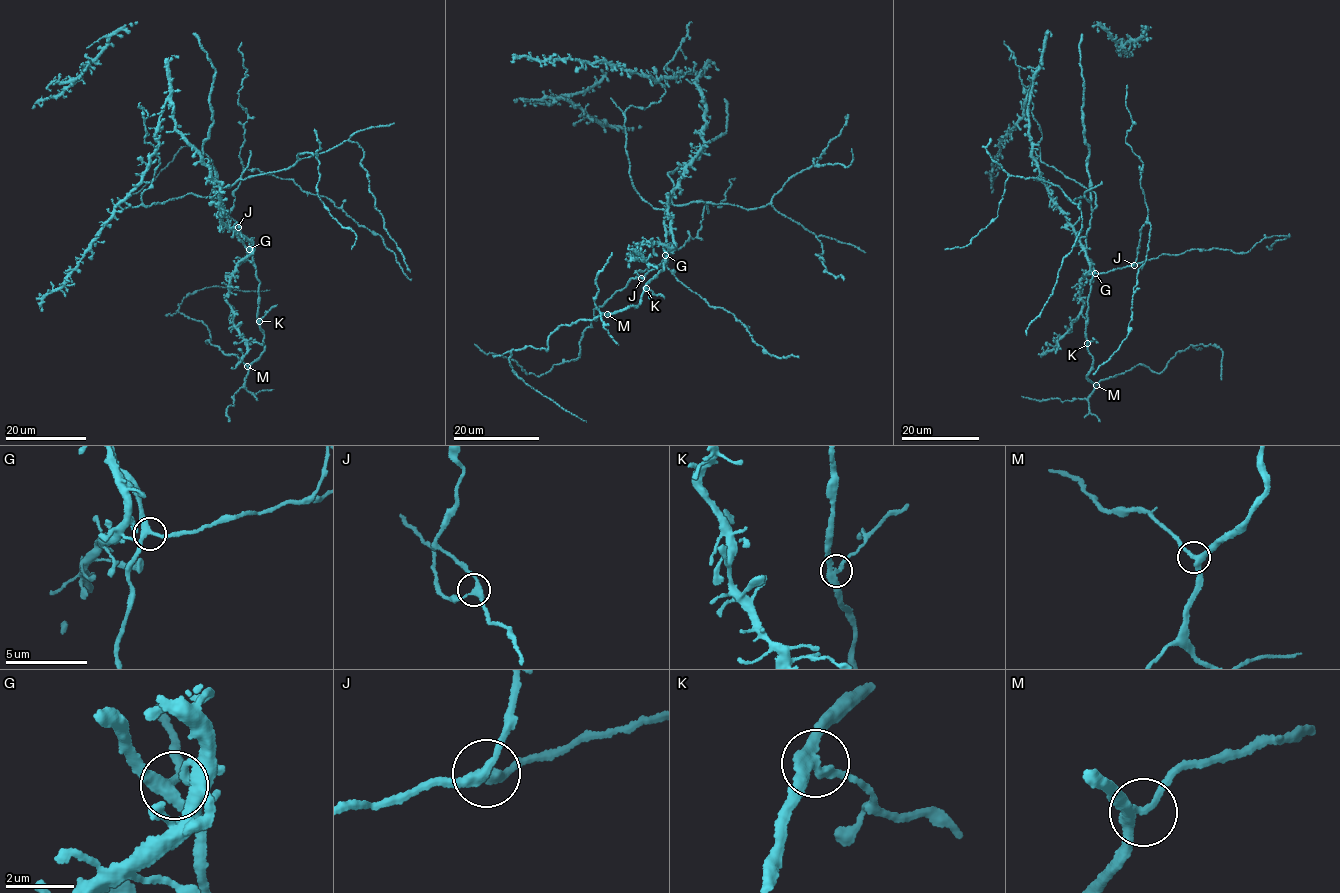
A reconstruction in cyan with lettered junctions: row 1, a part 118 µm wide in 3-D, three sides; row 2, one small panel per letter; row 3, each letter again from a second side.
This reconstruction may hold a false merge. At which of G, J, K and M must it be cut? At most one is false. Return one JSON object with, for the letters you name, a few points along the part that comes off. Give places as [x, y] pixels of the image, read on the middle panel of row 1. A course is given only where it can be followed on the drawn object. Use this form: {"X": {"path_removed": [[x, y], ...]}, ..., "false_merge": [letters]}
{"K": {"path_removed": [[645, 288], [664, 298]]}, "false_merge": ["K"]}

